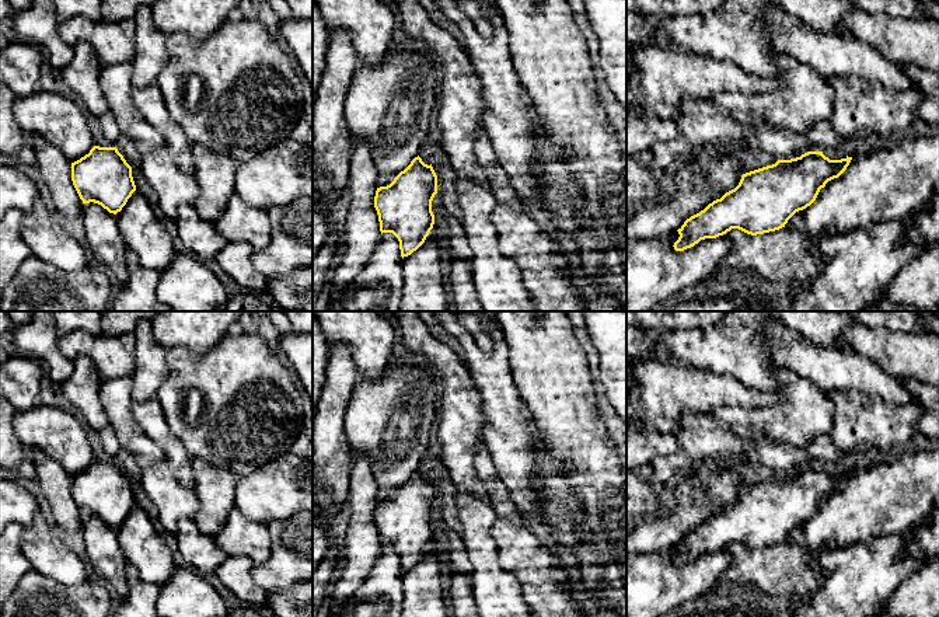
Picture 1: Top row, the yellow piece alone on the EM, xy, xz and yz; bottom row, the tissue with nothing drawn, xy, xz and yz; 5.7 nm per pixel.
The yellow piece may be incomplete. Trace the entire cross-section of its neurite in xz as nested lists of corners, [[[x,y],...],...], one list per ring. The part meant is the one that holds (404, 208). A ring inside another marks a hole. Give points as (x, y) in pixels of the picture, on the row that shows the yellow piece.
[[[419,156],[390,185],[377,188],[374,208],[378,215],[380,231],[381,234],[392,233],[398,238],[402,258],[416,251],[433,229],[432,201],[436,194],[437,175],[432,164],[425,164]]]

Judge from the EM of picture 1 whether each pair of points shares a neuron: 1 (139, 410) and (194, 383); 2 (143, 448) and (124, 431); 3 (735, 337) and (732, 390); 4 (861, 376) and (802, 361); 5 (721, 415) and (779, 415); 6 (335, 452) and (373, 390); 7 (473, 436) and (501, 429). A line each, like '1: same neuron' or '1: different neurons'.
1: different neurons
2: same neuron
3: different neurons
4: same neuron
5: same neuron
6: different neurons
7: different neurons

